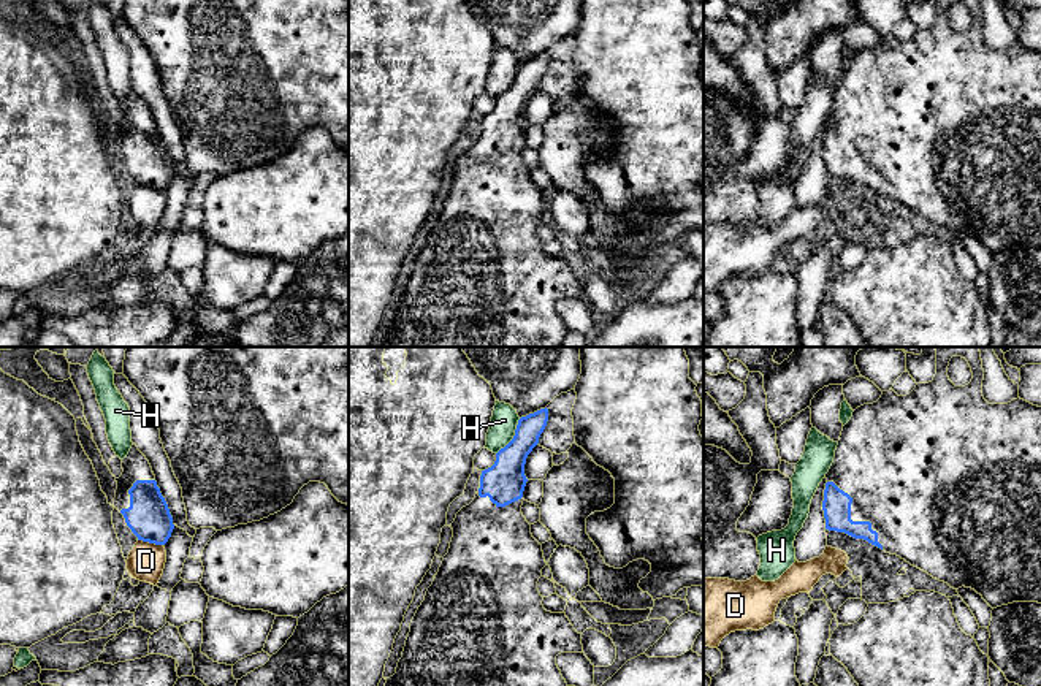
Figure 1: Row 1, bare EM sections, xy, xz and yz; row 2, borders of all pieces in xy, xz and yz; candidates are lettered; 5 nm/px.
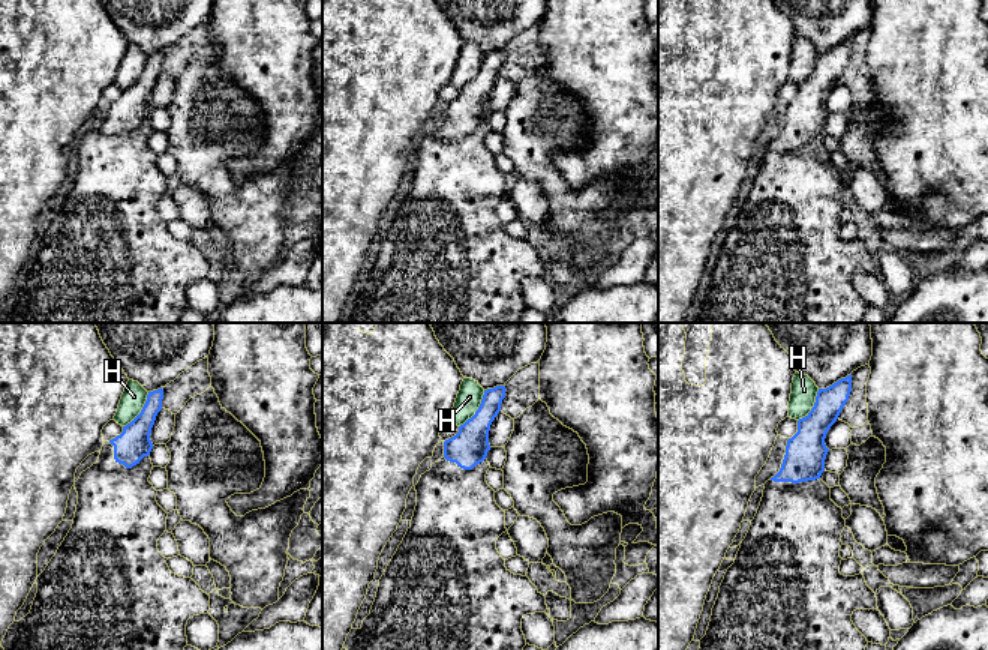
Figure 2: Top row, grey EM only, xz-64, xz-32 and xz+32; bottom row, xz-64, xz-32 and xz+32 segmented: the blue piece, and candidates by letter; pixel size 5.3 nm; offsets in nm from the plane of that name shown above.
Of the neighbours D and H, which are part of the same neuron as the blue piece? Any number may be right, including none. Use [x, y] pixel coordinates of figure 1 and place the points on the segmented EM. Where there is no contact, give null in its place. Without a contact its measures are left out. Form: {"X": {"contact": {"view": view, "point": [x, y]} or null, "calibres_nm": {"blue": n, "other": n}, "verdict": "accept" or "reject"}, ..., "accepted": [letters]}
{"D": {"contact": {"view": "xy", "point": [151, 542]}, "calibres_nm": {"blue": 220, "other": 190}, "verdict": "reject"}, "H": {"contact": {"view": "xz", "point": [514, 436]}, "calibres_nm": {"blue": 220, "other": 140}, "verdict": "reject"}, "accepted": []}

